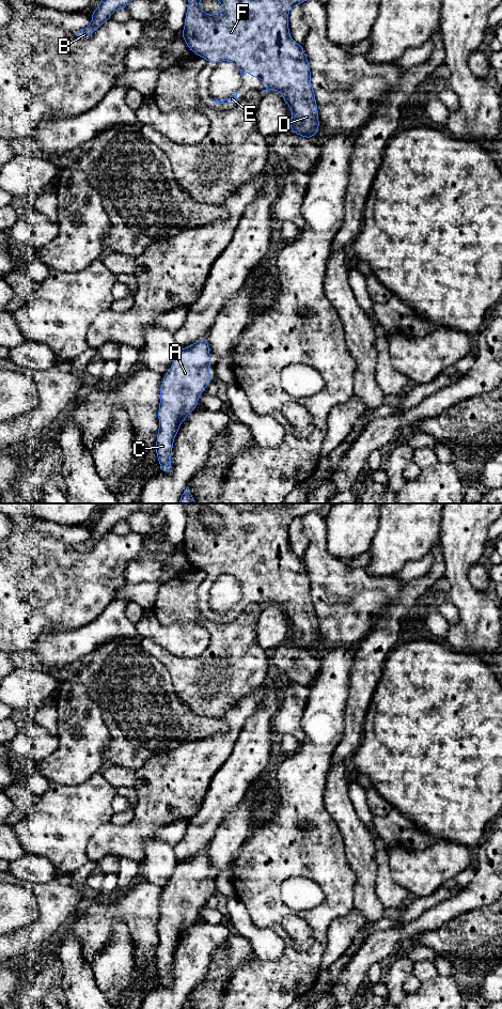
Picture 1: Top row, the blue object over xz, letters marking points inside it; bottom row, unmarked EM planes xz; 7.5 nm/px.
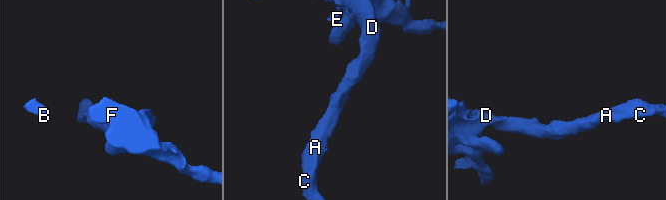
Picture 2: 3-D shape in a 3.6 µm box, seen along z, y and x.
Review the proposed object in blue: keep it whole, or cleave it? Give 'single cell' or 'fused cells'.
single cell

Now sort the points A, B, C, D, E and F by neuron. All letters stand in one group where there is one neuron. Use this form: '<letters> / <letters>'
A B C D E F

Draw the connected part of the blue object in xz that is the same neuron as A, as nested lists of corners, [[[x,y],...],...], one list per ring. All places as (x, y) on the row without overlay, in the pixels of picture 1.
[[[204,849],[176,864],[173,878],[163,888],[159,905],[156,969],[164,987],[172,982],[173,956],[182,935],[195,922],[206,899],[213,896],[208,882],[210,870],[207,849]]]

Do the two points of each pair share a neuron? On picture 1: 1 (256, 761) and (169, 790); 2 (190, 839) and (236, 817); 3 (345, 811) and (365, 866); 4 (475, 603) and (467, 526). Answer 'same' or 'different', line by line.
1: different
2: different
3: same
4: same

